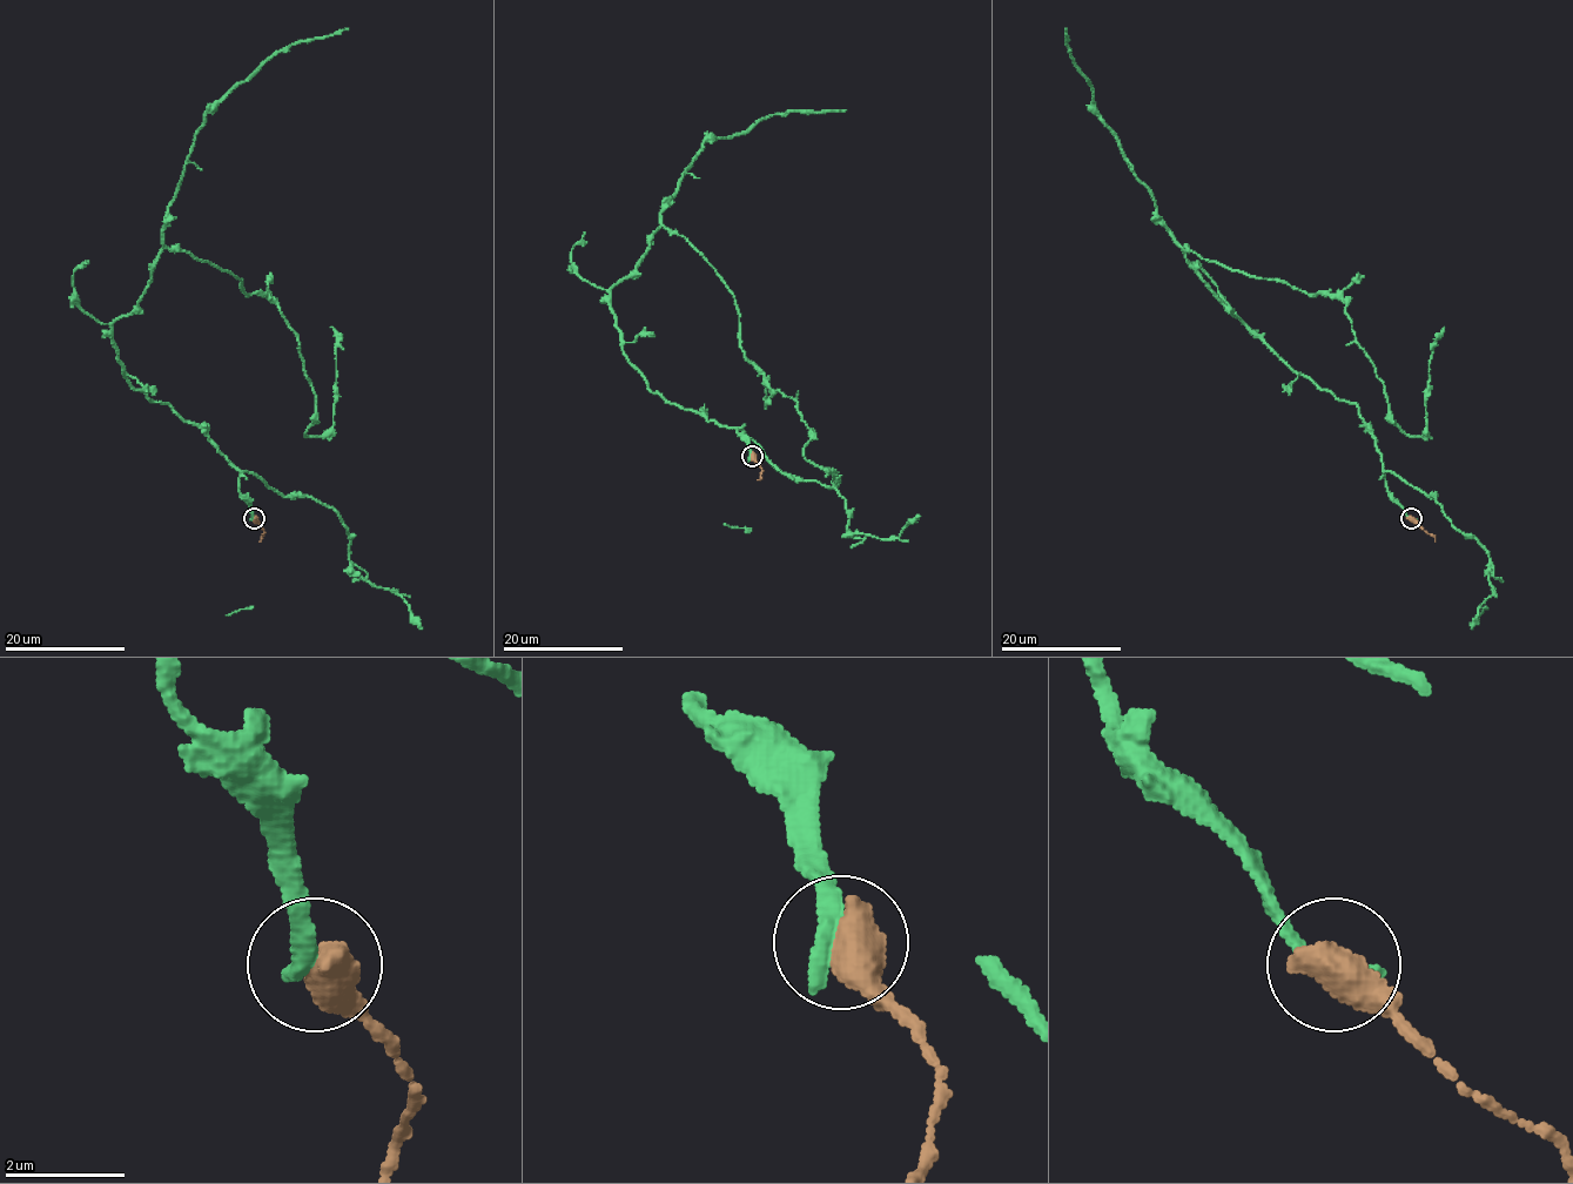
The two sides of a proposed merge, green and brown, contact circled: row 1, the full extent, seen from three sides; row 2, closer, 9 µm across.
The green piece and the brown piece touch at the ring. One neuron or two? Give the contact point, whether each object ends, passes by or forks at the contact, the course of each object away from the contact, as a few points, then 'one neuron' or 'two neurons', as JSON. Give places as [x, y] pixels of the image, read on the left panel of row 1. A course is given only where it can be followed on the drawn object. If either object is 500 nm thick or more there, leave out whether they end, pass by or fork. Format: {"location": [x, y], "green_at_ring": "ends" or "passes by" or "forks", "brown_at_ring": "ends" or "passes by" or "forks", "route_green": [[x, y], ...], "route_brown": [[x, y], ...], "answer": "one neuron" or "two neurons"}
{"location": [254, 518], "route_green": [[253, 518], [113, 324], [163, 248], [226, 269], [297, 337], [306, 436], [333, 426], [330, 327]], "route_brown": [[253, 518], [263, 531], [259, 542]], "answer": "two neurons"}

